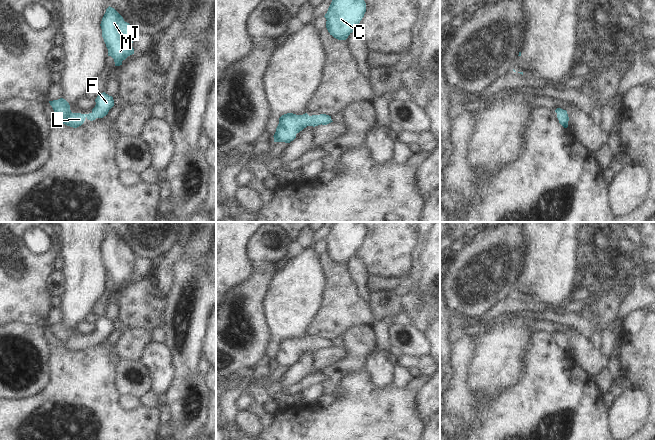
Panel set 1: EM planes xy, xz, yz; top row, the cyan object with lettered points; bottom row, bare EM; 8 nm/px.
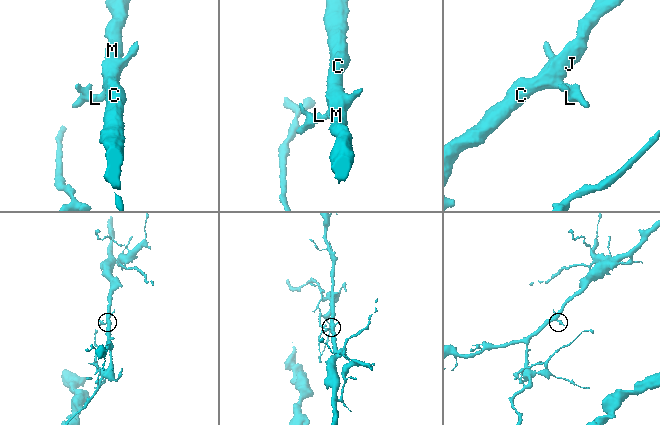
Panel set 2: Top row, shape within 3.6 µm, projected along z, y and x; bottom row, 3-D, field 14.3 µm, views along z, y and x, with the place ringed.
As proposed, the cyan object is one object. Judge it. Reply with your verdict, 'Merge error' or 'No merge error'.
No merge error

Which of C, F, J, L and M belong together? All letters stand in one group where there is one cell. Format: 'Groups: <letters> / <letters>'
Groups: C F J L M

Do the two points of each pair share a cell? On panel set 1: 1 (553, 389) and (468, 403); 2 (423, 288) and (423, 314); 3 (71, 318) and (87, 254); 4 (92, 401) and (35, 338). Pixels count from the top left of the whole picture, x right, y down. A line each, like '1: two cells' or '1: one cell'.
1: one cell
2: one cell
3: one cell
4: two cells

